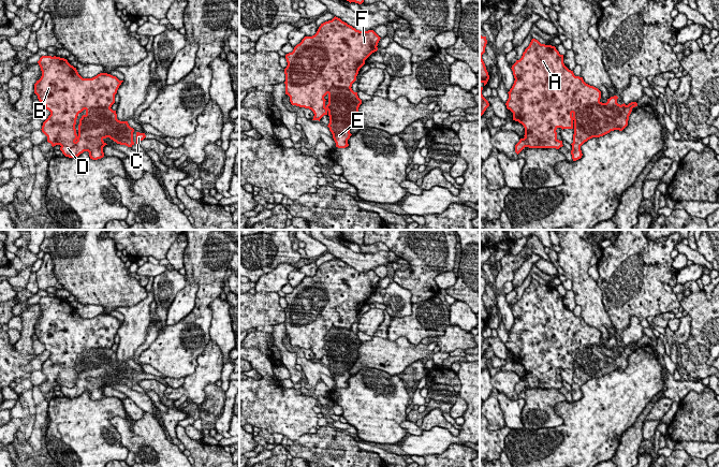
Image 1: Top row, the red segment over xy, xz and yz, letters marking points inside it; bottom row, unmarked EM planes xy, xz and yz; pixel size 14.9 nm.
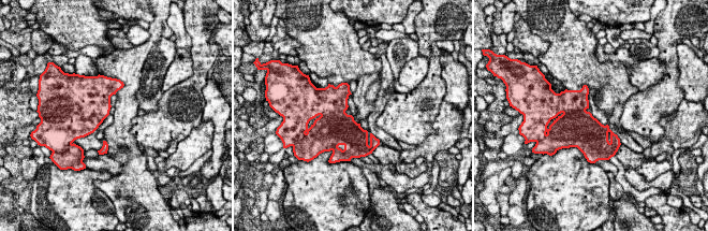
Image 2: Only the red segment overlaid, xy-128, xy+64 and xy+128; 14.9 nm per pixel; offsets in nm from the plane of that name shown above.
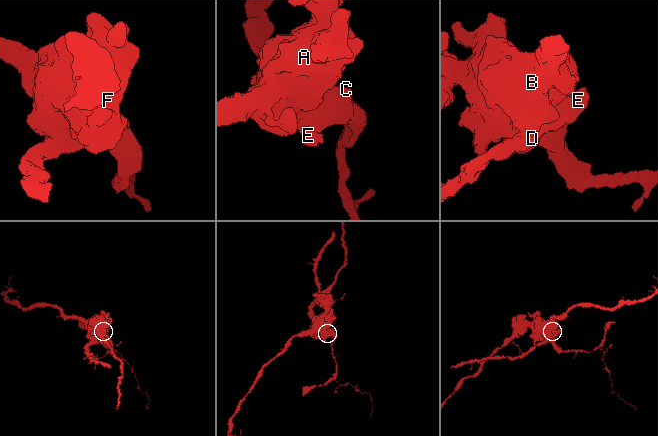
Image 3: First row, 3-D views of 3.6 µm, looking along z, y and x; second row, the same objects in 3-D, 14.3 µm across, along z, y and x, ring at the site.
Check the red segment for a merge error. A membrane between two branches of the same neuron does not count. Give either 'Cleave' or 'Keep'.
Cleave

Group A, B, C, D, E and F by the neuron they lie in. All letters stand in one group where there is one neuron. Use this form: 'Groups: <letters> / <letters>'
Groups: A B F / C D E

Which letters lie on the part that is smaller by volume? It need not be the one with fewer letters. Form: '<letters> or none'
C, D, E

